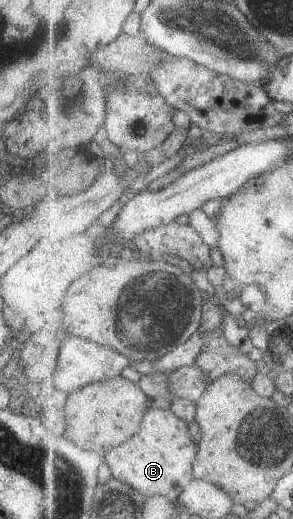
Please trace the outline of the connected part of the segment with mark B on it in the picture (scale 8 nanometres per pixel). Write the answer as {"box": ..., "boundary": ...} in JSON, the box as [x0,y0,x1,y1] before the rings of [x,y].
{"box":[106,409,200,503],"boundary":[[[152,409],[145,418],[143,430],[116,449],[118,451],[106,452],[114,478],[129,483],[148,498],[162,493],[178,503],[188,485],[195,480],[200,445],[194,439],[190,423],[178,417],[173,409]]]}

